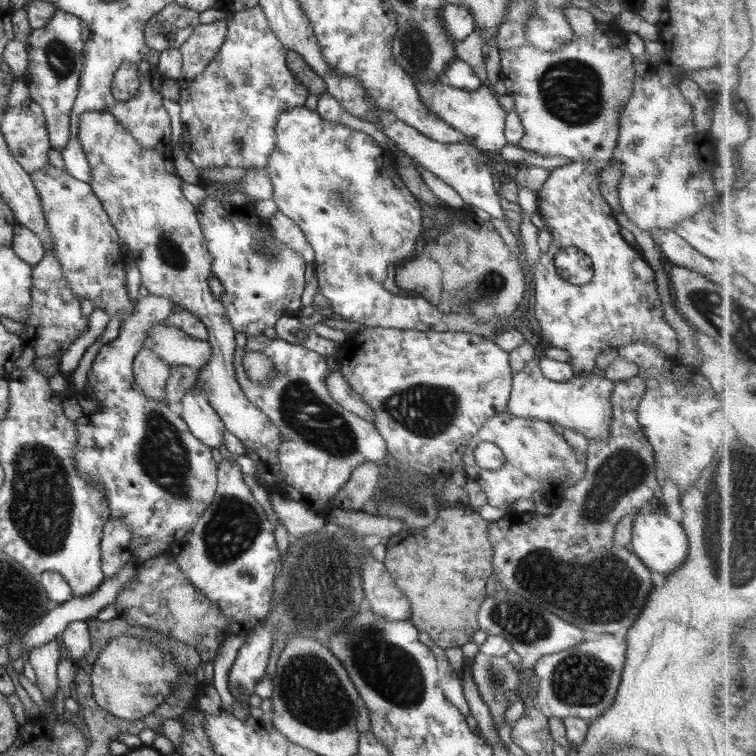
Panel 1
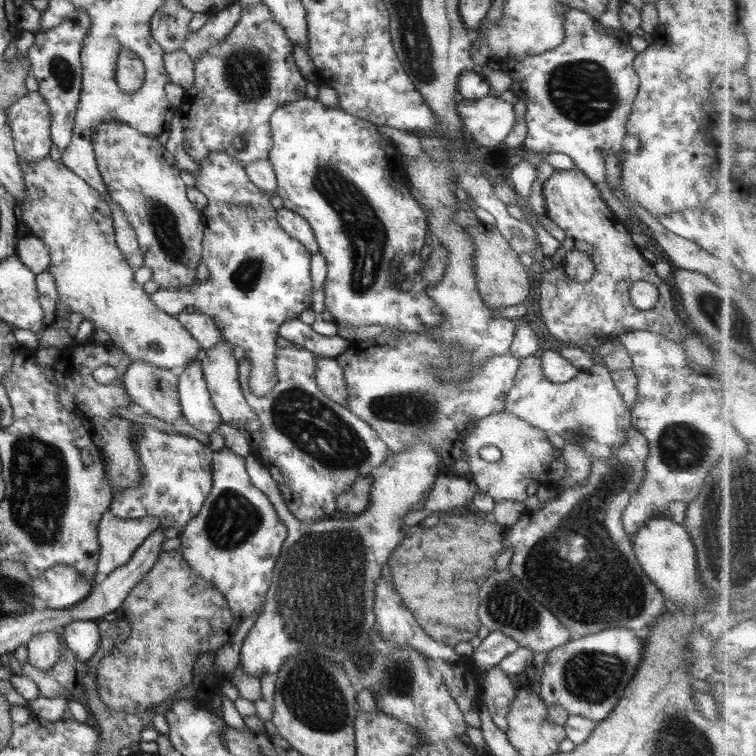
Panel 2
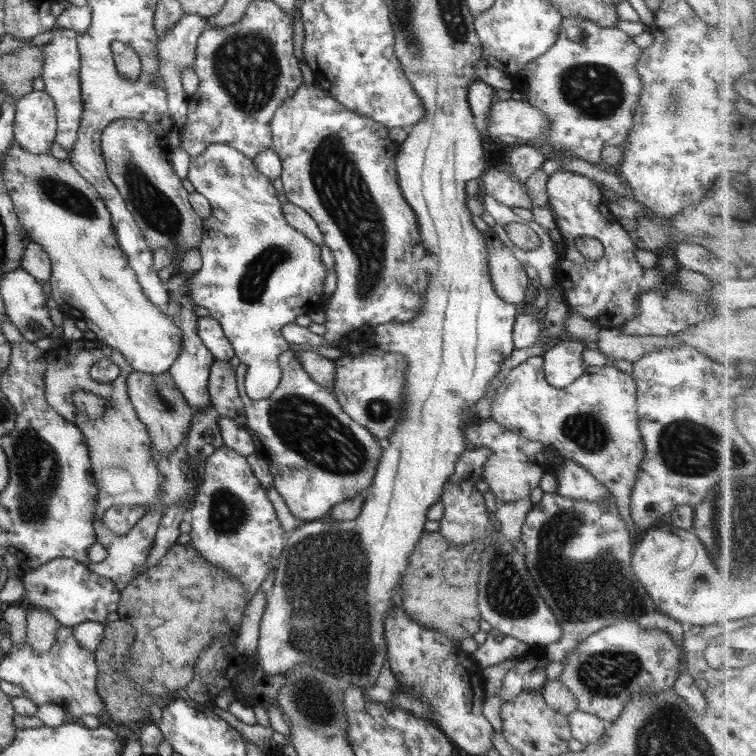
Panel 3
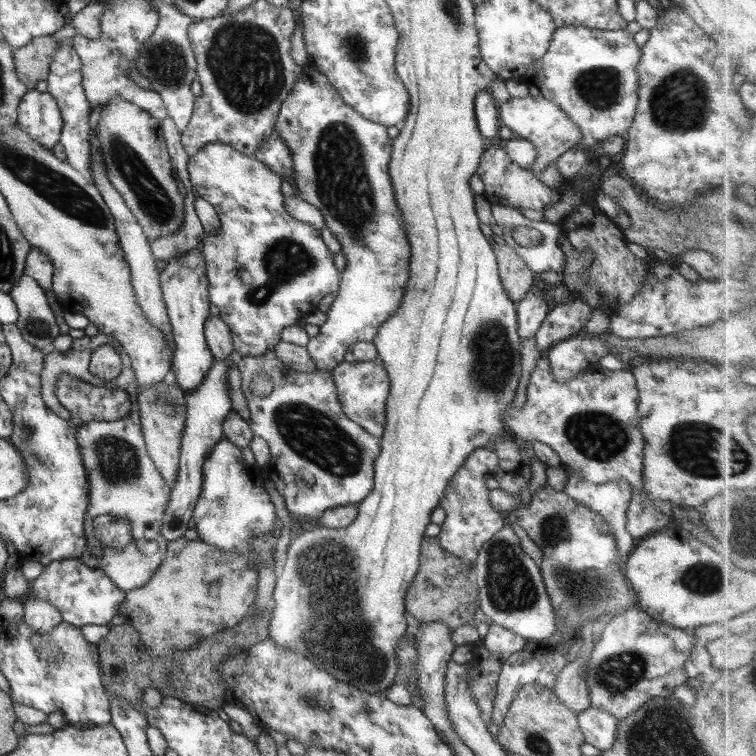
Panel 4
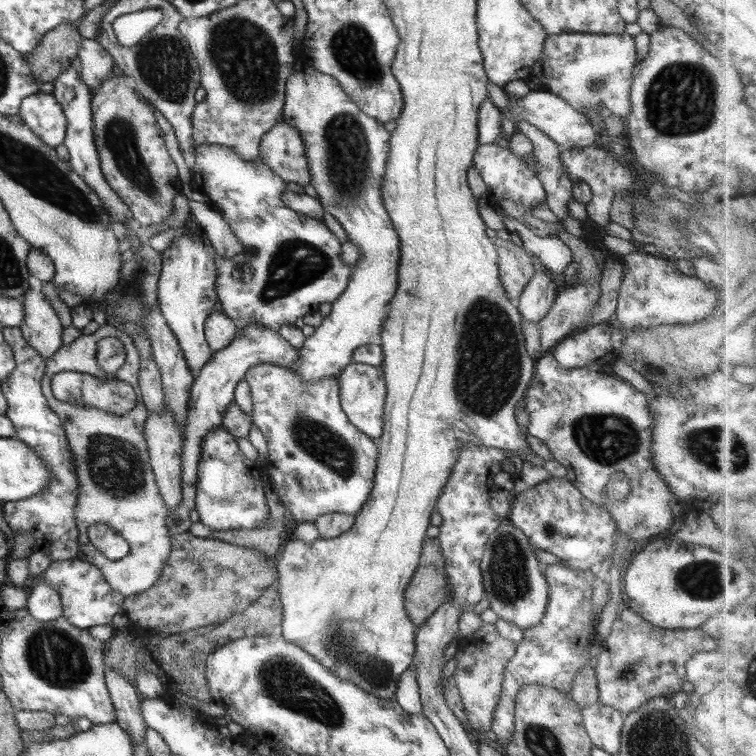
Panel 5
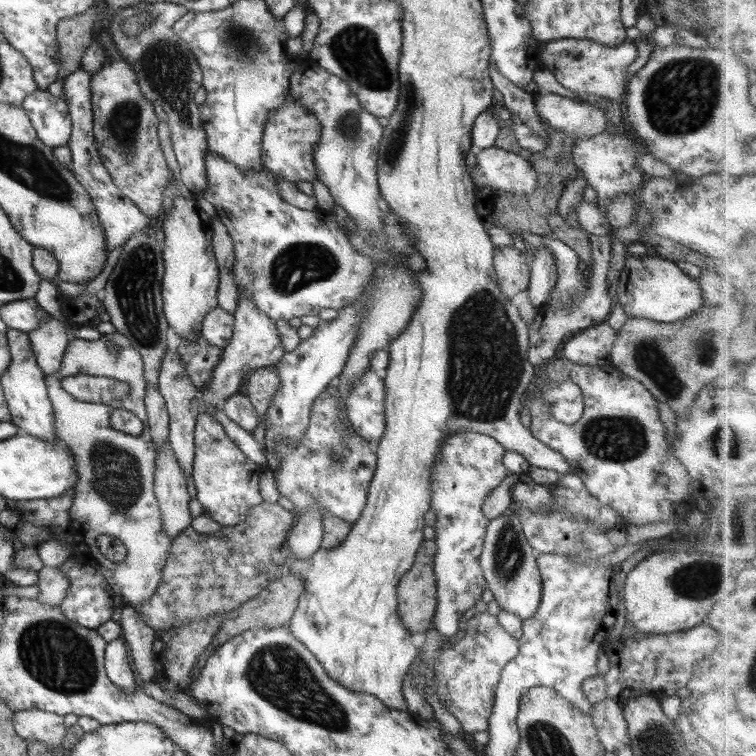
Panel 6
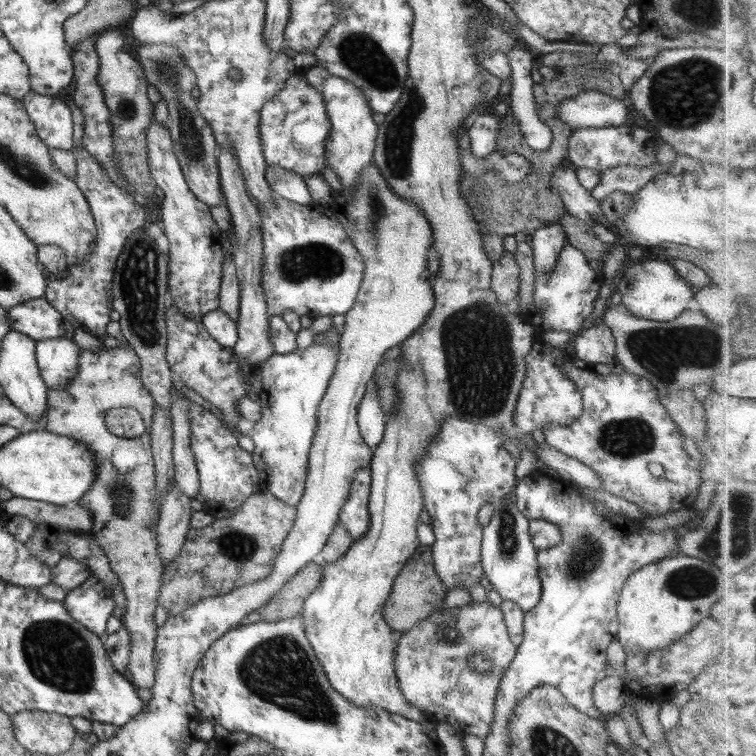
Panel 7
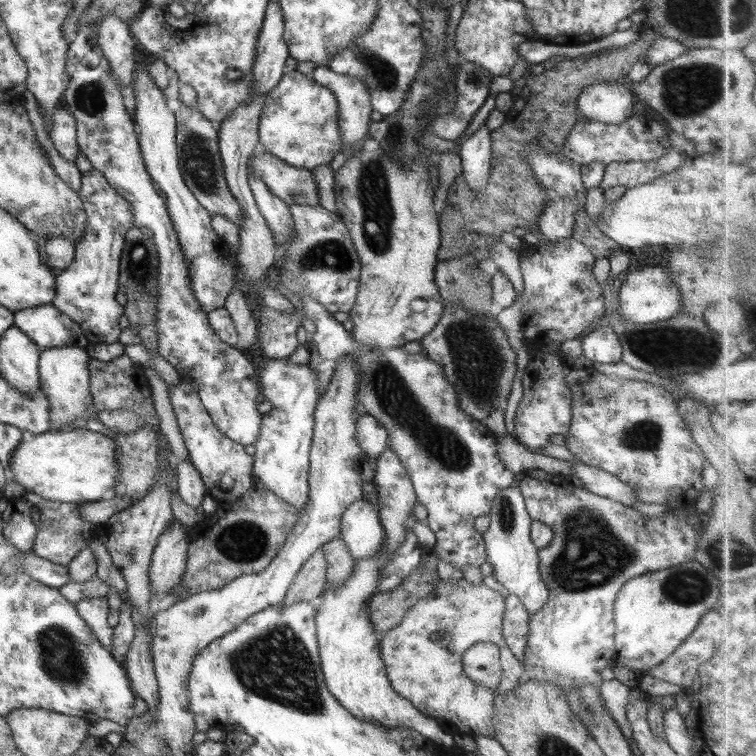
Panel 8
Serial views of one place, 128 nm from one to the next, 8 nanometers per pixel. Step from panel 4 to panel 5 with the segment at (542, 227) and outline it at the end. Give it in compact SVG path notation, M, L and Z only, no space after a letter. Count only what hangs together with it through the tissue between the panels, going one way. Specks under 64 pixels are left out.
M502 216L502 220L505 229L511 235L522 239L522 244L518 244L518 246L522 246L522 249L528 251L530 255L534 255L542 268L551 273L563 274L566 266L573 261L571 248L566 246L555 234L540 235L527 224L518 222L516 218Z

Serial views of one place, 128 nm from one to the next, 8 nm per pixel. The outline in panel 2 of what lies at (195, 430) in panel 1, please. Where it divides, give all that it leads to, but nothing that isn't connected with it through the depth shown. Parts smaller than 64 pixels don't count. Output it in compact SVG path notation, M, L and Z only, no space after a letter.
M202 356L196 357L184 367L178 376L176 390L186 422L204 434L210 434L218 430L222 420L207 389L201 359Z

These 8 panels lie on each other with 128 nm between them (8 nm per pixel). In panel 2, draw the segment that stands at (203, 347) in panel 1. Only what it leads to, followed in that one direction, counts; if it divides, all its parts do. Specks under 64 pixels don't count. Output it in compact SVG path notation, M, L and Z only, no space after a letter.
M49 156L40 161L21 160L20 168L24 176L27 201L21 206L23 230L43 240L48 247L51 258L48 271L58 286L62 303L72 312L82 314L85 320L90 320L94 324L94 331L104 330L110 336L108 344L121 349L133 360L142 360L156 368L170 370L186 367L196 357L203 356L204 348L176 316L158 309L156 303L150 299L150 294L144 291L143 285L134 281L134 269L126 262L126 257L115 241L113 219L104 196L74 174L73 170L64 166L61 160L56 162Z

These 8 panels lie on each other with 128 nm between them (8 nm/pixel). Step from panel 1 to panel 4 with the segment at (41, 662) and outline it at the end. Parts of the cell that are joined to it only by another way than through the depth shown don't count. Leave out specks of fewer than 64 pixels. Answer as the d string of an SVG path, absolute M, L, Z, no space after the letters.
M38 597L23 599L23 622L36 633L46 633L63 622L59 611L50 602Z

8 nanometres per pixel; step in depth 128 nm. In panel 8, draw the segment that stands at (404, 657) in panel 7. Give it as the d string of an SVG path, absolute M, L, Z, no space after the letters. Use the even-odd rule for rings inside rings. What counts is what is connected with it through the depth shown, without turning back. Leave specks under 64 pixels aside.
M460 578L456 582L441 580L428 597L424 597L414 604L414 607L398 626L379 634L380 654L393 690L431 719L450 722L456 730L460 730L466 735L480 734L493 737L494 723L496 723L494 697L498 693L504 694L512 691L524 678L524 665L514 656L502 634L504 612L504 596L500 595L498 591L490 590L483 583L480 586L474 586L464 578ZM477 642L491 642L498 645L506 679L496 691L481 686L464 674L462 655L467 648L474 646Z

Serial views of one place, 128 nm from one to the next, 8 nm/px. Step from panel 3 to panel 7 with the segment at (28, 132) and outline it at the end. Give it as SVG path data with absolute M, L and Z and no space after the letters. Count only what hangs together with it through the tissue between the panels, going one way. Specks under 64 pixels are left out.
M33 91L21 102L32 119L36 135L49 148L72 150L74 146L73 120L70 106L60 97L48 97Z

